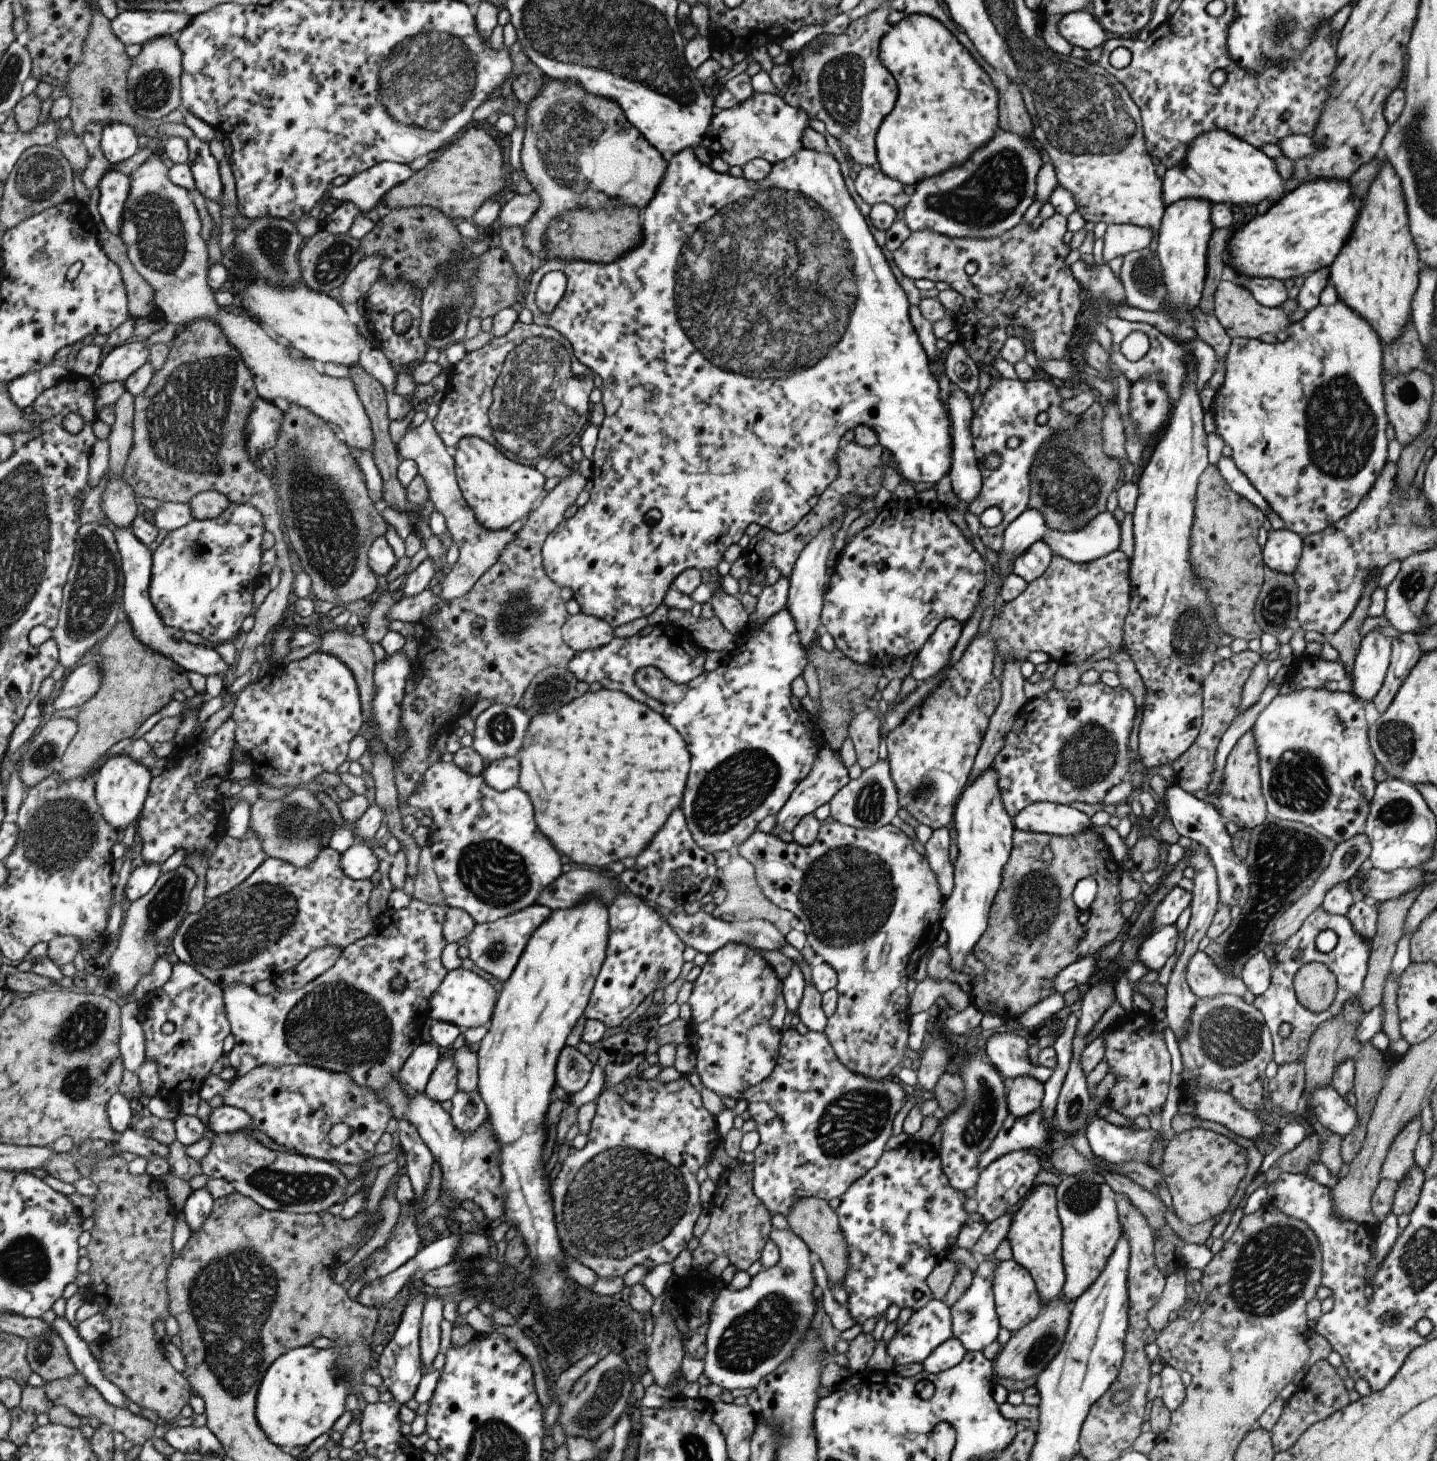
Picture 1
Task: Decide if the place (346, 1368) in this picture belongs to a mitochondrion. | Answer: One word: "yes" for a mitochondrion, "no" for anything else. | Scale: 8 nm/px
yes

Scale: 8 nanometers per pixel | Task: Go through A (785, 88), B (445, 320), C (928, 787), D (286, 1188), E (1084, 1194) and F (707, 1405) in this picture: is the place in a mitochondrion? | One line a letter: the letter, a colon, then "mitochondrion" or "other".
A: other
B: mitochondrion
C: mitochondrion
D: mitochondrion
E: mitochondrion
F: other

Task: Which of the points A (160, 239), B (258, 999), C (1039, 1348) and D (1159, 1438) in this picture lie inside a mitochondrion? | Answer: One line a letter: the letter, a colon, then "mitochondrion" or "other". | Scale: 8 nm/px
A: mitochondrion
B: other
C: mitochondrion
D: other

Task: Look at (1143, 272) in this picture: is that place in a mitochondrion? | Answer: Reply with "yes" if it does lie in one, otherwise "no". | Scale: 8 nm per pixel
yes

